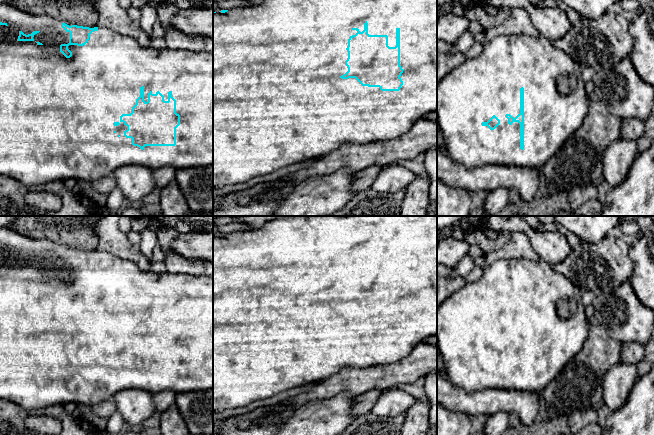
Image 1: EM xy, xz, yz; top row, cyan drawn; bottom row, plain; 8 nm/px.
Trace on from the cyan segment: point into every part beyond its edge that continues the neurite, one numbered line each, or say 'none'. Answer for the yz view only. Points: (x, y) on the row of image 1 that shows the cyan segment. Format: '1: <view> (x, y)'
1: yz (489, 84)

